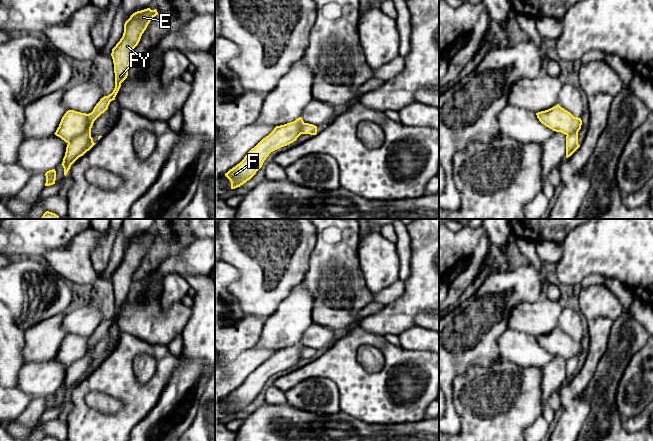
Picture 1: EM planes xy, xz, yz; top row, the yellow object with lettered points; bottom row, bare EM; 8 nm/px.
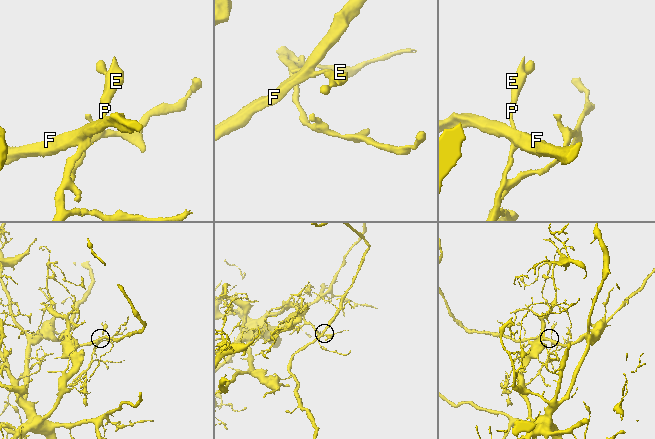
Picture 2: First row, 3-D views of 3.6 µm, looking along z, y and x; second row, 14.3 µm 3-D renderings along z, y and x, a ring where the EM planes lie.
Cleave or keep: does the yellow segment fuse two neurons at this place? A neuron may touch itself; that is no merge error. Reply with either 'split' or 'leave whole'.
split

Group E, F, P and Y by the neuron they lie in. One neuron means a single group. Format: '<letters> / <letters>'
E P Y / F

